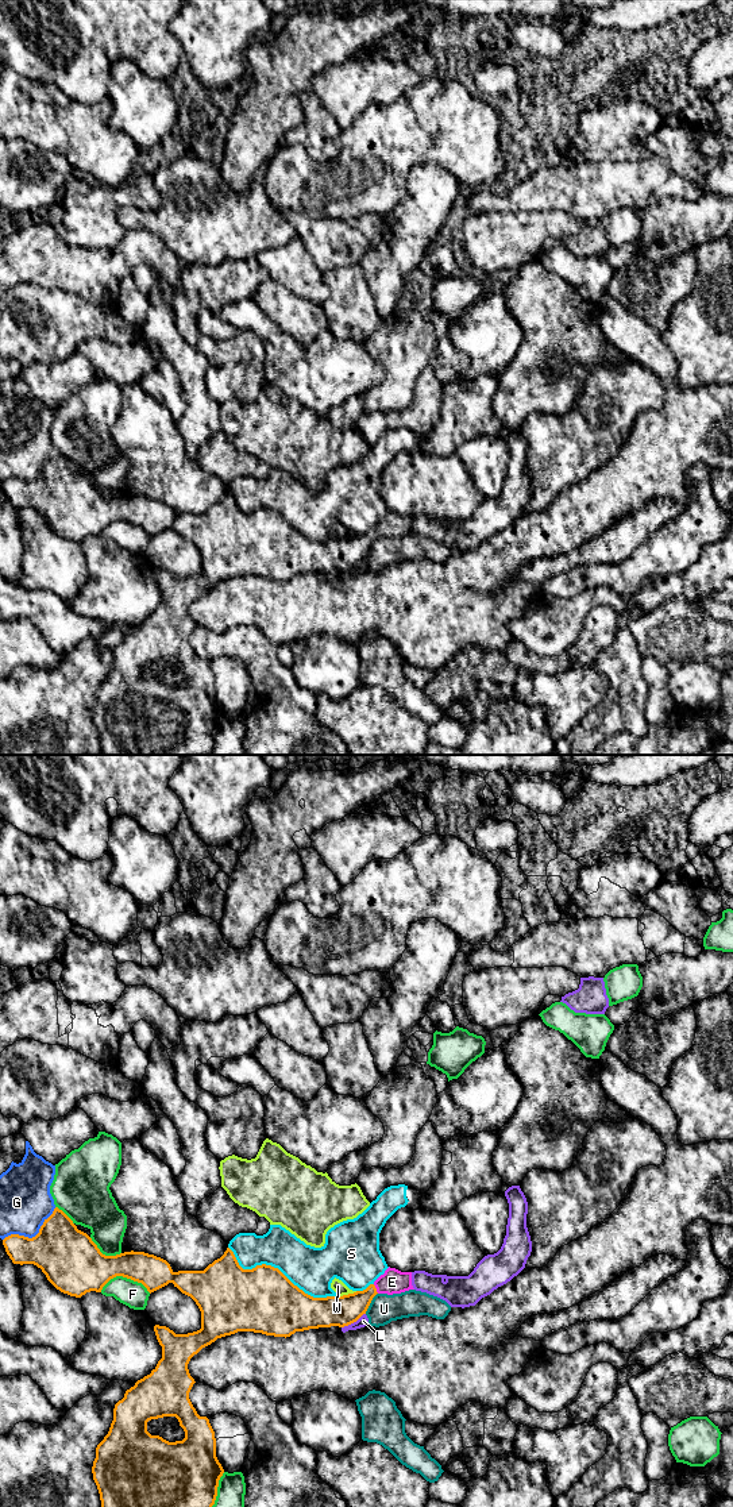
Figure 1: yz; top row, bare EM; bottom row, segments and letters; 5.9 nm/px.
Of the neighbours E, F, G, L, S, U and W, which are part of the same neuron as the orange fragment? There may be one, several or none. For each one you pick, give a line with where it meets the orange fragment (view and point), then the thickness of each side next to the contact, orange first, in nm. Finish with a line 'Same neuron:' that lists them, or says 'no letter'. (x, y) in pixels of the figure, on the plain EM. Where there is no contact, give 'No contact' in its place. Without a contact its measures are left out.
E: Touches orange at yz (375, 532). Thickness 180 nm (orange) against 140 nm
Same neuron: E

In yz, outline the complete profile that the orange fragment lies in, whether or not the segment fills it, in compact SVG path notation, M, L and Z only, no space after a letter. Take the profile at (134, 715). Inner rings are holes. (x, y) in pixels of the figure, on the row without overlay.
M58 451L45 463L35 481L11 478L3 483L3 489L13 508L36 509L57 533L70 540L101 536L111 523L123 520L142 527L150 537L173 527L182 537L190 540L201 555L201 573L193 577L175 578L166 570L154 570L162 590L162 602L150 618L138 624L115 648L113 664L108 678L96 691L92 710L103 755L209 755L215 748L224 713L216 701L216 682L209 663L200 660L189 643L196 625L188 608L202 591L238 575L286 582L309 573L344 571L366 558L377 537L393 539L414 533L412 516L389 510L363 535L313 541L294 529L278 512L262 508L243 513L229 492L204 514L174 516L166 504L144 496L103 498L92 482L78 474ZM163 660L178 663L185 675L182 685L169 686L147 675L148 664Z

